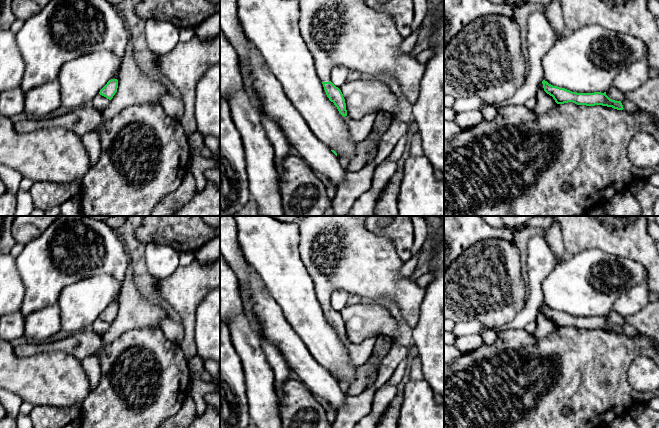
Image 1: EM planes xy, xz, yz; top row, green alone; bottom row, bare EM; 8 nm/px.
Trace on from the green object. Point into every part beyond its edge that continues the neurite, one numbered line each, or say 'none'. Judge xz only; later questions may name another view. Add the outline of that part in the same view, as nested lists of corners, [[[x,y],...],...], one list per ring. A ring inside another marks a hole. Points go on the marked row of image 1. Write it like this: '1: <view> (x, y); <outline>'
1: xz (337, 32); [[[366,0],[298,1],[300,33],[314,57],[315,69],[322,82],[330,81],[335,65],[372,75],[386,73],[395,78],[411,104],[418,100],[426,64],[419,63],[412,52],[403,53],[400,50],[405,38],[399,33],[392,14],[375,11],[366,4]]]

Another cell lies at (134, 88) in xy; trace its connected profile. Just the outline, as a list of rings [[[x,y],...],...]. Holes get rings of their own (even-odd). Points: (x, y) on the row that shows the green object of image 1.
[[[119,12],[128,31],[129,41],[119,72],[117,92],[109,106],[103,111],[103,117],[110,119],[128,105],[159,103],[161,97],[168,93],[167,87],[156,80],[146,77],[139,69],[132,47],[132,38],[124,16]]]

